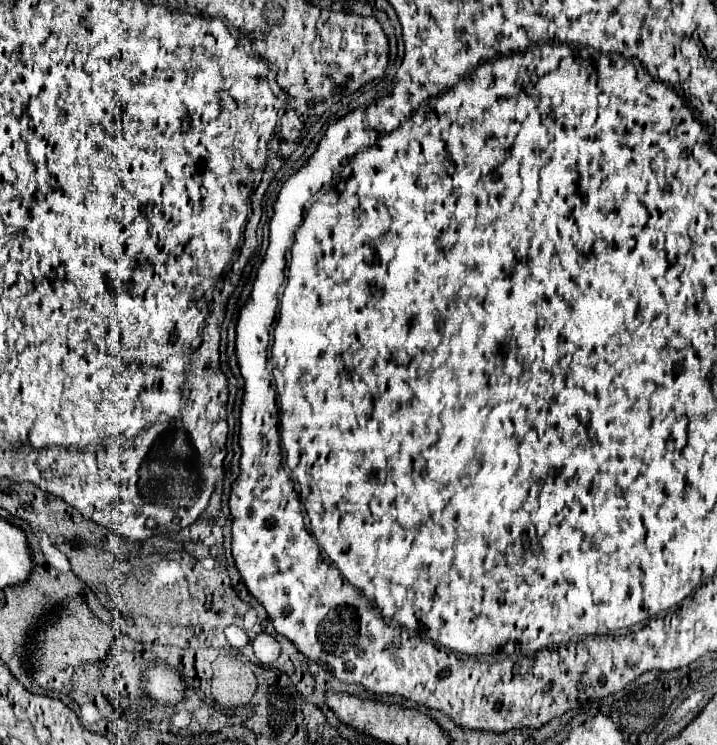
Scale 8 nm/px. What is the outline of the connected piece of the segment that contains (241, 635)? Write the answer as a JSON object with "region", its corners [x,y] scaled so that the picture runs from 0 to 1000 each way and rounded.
{"region":[[[318,840],[318,843],[315,843],[315,856],[318,856],[318,862],[321,862],[324,867],[329,867],[329,870],[340,870],[340,867],[346,864],[343,848],[340,848],[338,843],[332,843],[332,840]]]}

